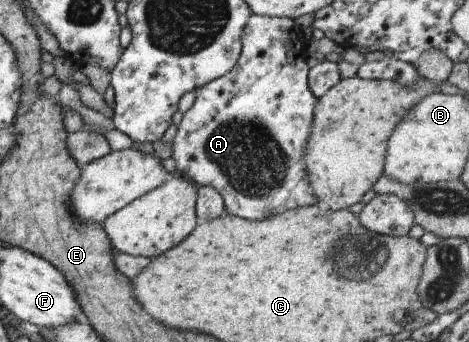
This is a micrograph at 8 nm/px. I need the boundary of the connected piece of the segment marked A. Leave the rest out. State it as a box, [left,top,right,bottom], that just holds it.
[172,16,318,221]

